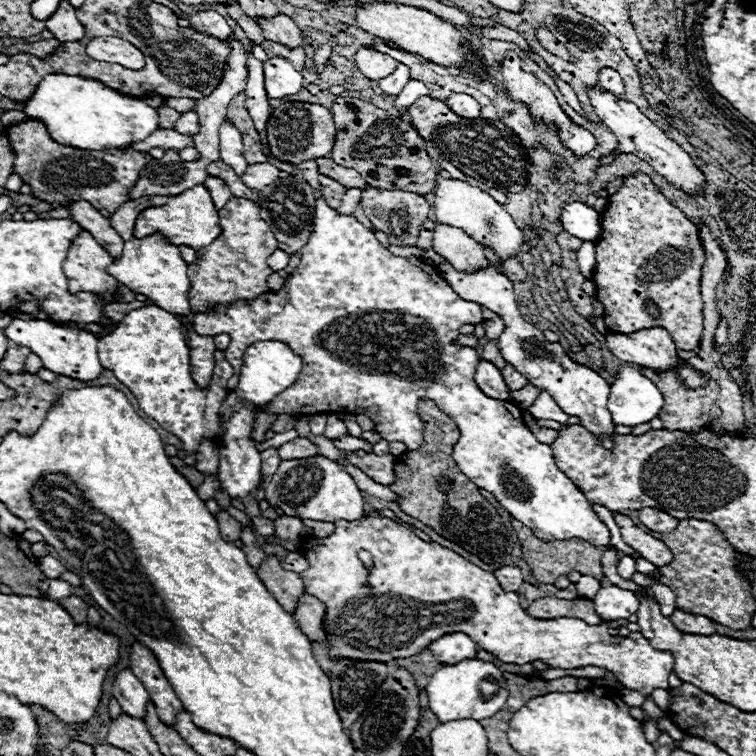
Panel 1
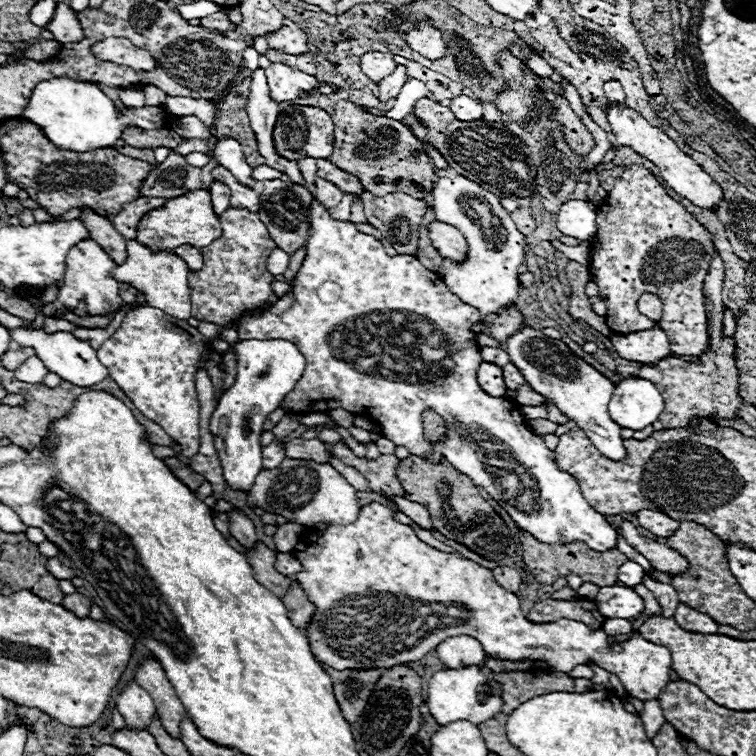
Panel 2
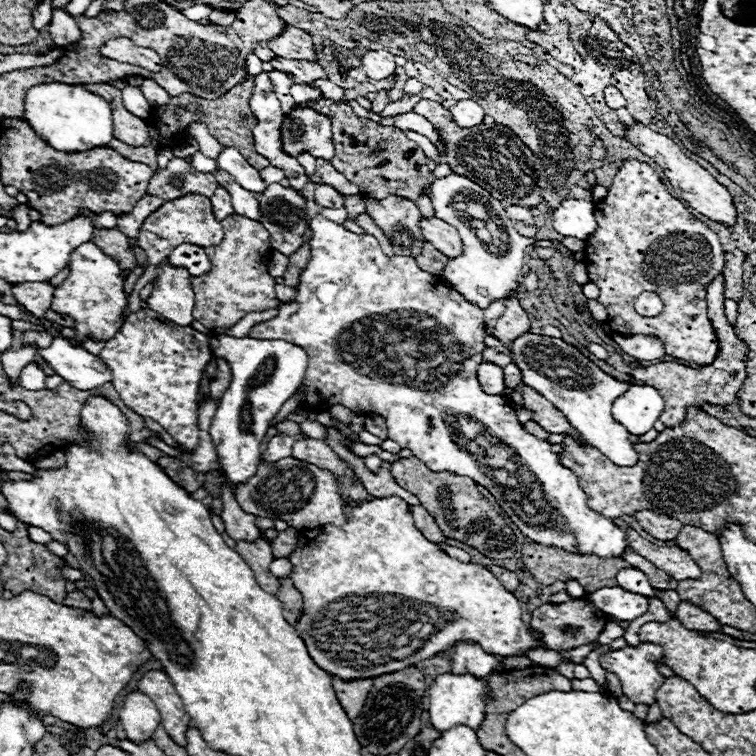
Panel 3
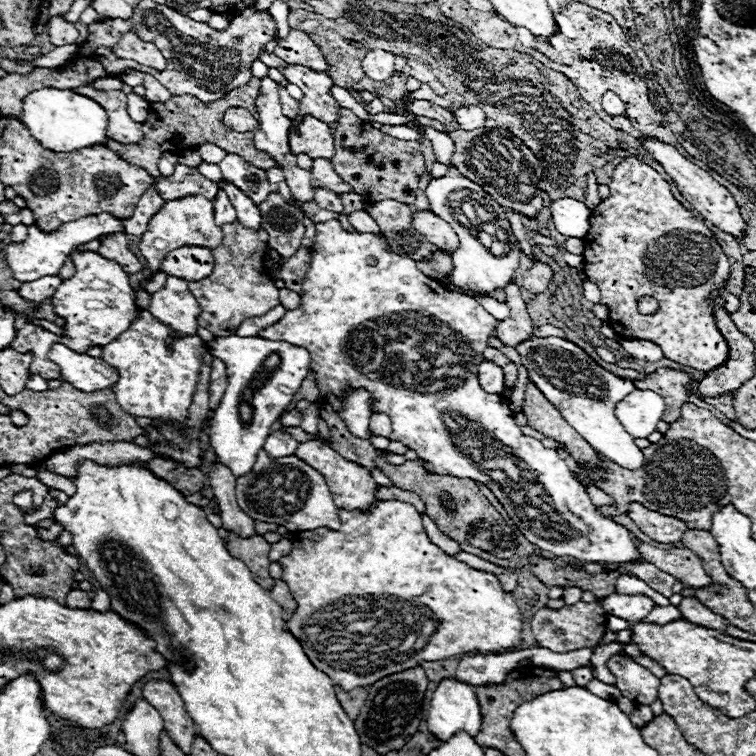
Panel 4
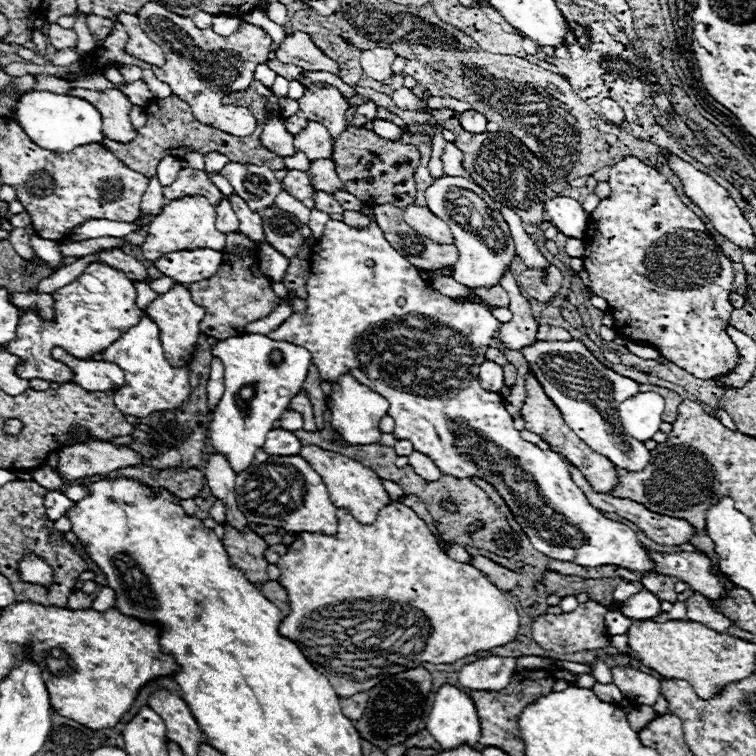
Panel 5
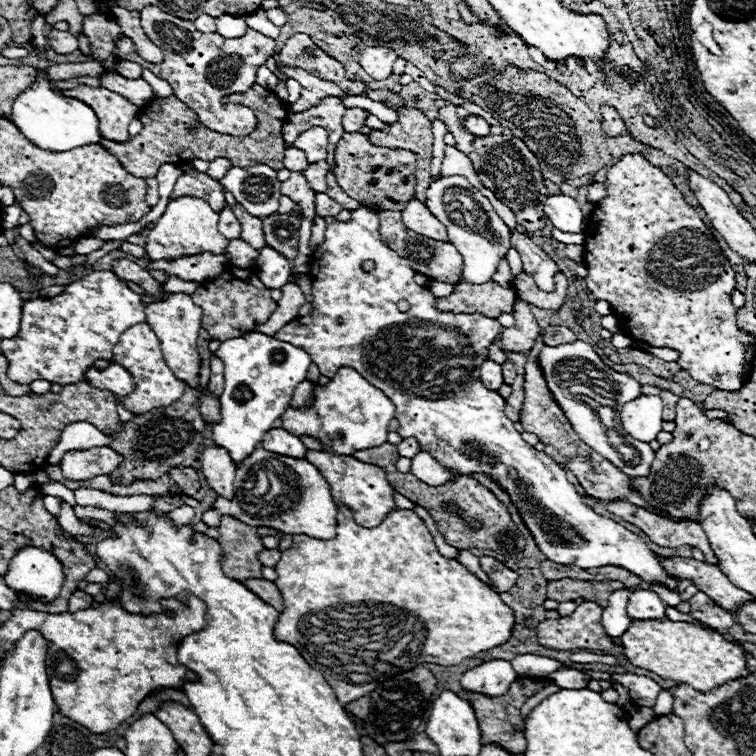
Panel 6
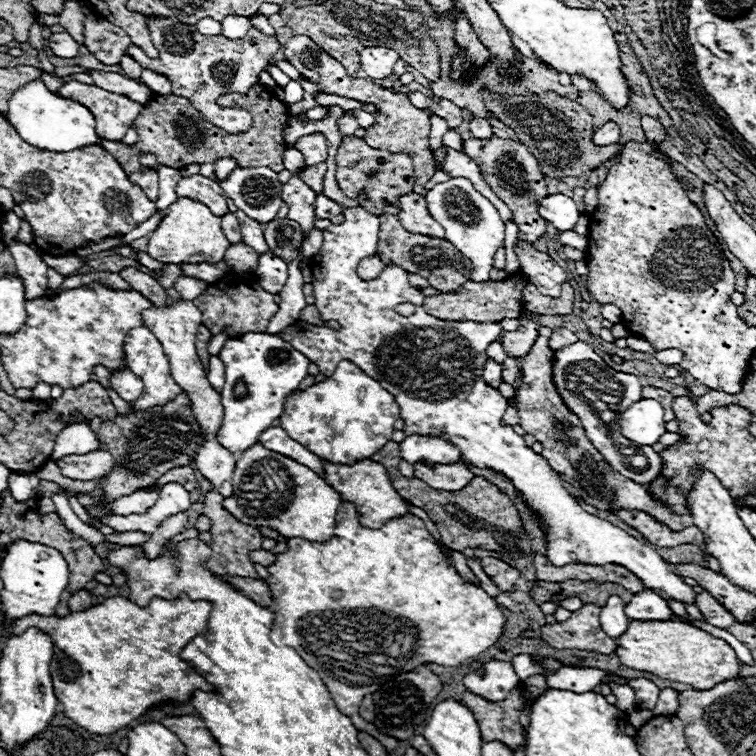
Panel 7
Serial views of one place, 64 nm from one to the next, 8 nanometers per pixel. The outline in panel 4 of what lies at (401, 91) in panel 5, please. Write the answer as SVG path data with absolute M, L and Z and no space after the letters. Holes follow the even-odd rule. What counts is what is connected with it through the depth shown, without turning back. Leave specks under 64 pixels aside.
M412 100L406 106L406 110L416 116L434 118L448 128L448 134L456 144L456 154L454 154L452 162L462 176L468 176L468 180L474 180L476 184L480 184L484 188L484 192L488 192L504 208L512 208L512 210L520 212L522 216L536 218L536 214L542 210L542 204L544 204L540 198L540 188L538 188L538 182L542 178L542 166L540 166L540 160L530 152L530 148L522 140L518 140L518 136L512 136L512 132L508 132L504 128L492 128L492 130L478 128L474 132L466 132L458 126L458 122L450 110L444 110L426 100ZM496 156L502 156L504 160L508 160L508 164L502 164L496 168L494 166Z

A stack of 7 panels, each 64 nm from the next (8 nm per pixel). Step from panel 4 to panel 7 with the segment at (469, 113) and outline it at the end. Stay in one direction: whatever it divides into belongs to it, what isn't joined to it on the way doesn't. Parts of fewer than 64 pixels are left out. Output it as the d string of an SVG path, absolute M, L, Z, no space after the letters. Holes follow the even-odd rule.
M474 118L474 120L468 124L468 130L470 130L472 136L476 136L476 138L480 138L480 140L486 140L488 136L494 136L492 126L488 124L486 118Z

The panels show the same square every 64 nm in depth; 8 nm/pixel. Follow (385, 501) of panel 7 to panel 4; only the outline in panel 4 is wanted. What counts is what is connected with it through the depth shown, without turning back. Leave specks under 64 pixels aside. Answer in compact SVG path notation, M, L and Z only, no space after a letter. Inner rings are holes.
M310 440L310 442L302 442L298 444L296 448L296 456L300 460L304 460L306 464L312 464L312 468L316 468L322 476L326 476L328 480L328 488L332 492L332 498L334 498L334 504L338 508L346 508L346 510L362 510L362 512L370 512L372 504L378 502L376 498L376 490L378 490L378 484L374 482L372 474L356 464L356 462L350 462L346 458L342 458L338 452L330 450L328 446L324 446L322 442L318 440Z

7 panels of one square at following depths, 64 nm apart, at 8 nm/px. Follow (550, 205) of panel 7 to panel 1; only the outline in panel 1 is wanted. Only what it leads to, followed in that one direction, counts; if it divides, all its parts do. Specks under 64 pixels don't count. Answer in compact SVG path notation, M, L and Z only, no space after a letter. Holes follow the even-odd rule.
M570 202L560 212L562 230L580 240L596 240L600 232L600 214L584 202Z

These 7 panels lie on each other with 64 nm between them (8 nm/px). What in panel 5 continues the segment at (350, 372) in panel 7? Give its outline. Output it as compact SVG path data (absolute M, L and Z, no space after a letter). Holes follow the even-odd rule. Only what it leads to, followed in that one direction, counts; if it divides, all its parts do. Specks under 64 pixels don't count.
M344 374L332 384L332 394L326 400L326 408L330 410L332 430L340 434L344 444L358 446L358 444L378 444L382 436L378 424L380 424L380 418L388 416L390 404L380 394L360 384L352 374ZM286 410L286 412L280 416L280 422L282 422L282 428L284 428L284 430L290 430L290 432L302 430L302 426L304 426L302 414L300 414L300 412L294 412L294 410Z

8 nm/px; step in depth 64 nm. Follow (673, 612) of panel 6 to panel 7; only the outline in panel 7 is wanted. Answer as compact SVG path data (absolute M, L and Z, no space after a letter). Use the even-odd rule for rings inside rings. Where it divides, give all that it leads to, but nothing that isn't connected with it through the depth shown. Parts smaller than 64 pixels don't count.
M690 617L689 623L717 638L725 640L735 650L739 660L743 664L747 664L749 666L753 665L753 658L750 650L744 644L739 642L734 636L732 636L732 634L730 634L727 630L712 626L707 622L702 622L692 617Z

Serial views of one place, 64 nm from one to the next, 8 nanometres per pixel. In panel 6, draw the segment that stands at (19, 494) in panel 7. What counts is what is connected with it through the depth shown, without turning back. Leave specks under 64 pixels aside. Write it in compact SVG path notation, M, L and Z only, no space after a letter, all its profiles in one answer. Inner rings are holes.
M14 474L14 484L12 484L18 492L26 492L28 488L38 486L34 474Z

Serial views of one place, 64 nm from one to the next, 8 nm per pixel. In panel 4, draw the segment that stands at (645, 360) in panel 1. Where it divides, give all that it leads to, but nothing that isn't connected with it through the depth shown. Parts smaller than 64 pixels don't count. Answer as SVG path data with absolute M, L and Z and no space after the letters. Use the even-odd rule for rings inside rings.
M618 338L620 346L628 352L628 356L636 358L636 360L646 360L646 362L656 362L662 356L662 350L658 344L650 342L650 340L632 340L632 338Z

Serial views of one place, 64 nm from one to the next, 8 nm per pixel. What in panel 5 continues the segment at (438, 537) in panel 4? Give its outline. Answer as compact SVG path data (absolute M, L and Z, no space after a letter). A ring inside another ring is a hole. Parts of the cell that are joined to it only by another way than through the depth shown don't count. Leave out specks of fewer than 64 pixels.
M448 544L448 552L446 552L452 560L458 560L462 564L472 564L472 556L458 544Z

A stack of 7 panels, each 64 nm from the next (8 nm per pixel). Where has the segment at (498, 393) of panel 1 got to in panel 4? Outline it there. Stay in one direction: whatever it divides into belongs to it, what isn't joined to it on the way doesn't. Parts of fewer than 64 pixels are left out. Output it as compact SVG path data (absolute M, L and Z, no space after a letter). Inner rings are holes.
M482 362L478 366L478 380L480 380L480 386L486 390L486 392L492 392L492 394L502 394L504 390L504 372L500 366L496 366L494 362Z

